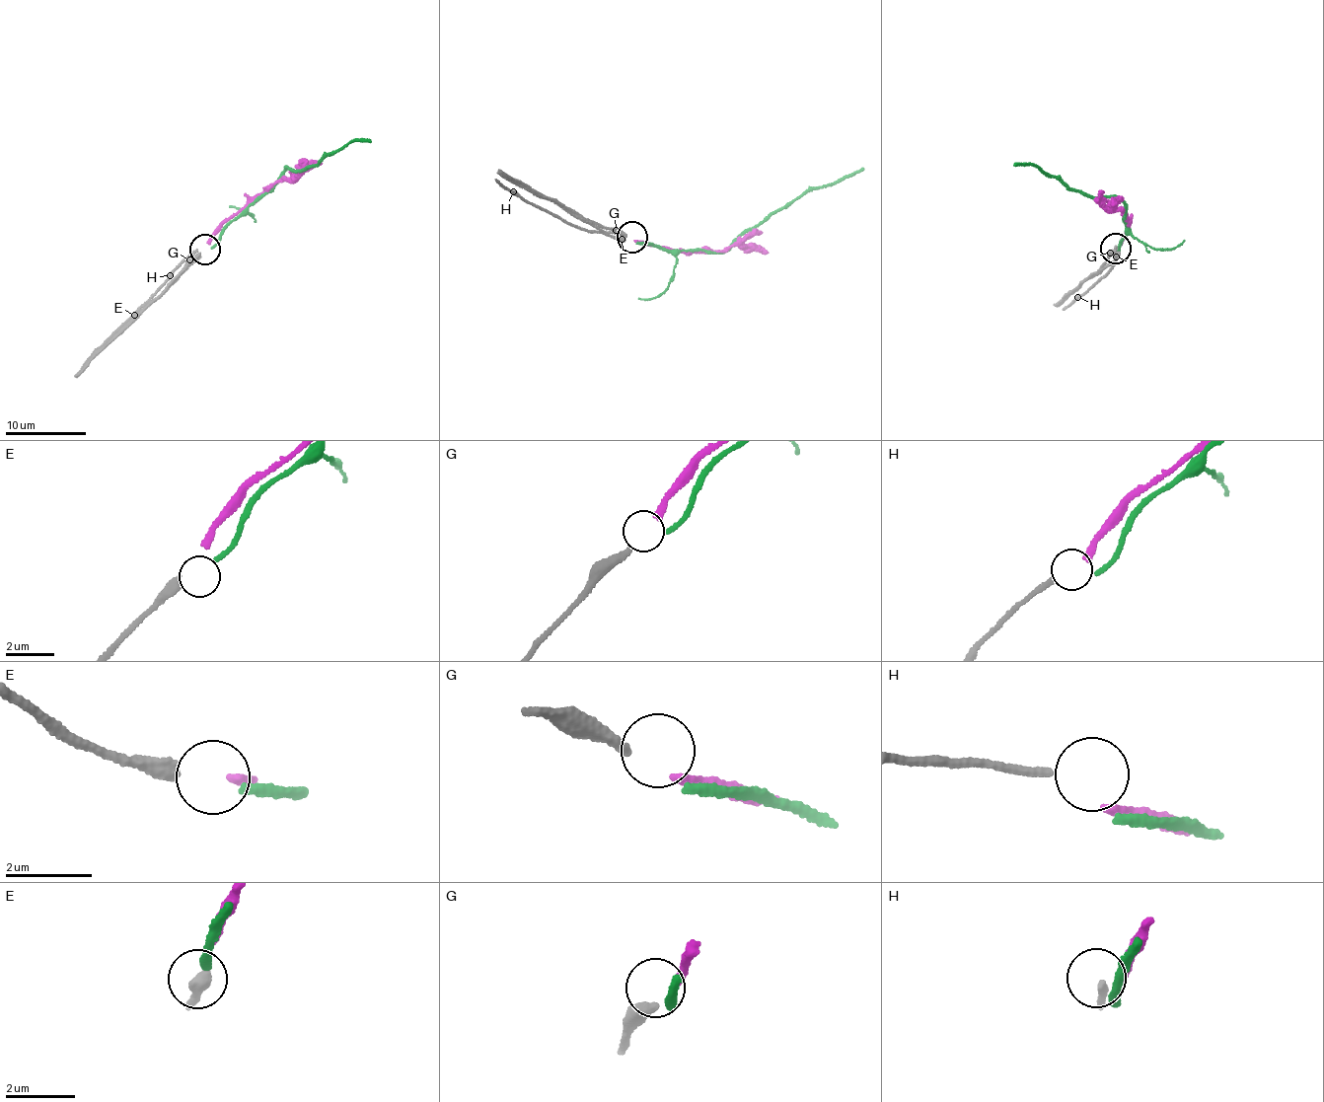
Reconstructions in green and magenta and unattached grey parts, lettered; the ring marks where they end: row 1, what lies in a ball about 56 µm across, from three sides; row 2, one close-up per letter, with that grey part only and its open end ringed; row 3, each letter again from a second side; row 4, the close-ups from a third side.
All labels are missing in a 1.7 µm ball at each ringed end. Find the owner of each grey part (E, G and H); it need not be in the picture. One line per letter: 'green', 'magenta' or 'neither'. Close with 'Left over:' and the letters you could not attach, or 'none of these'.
E: green
G: magenta
H: neither
Left over: H

